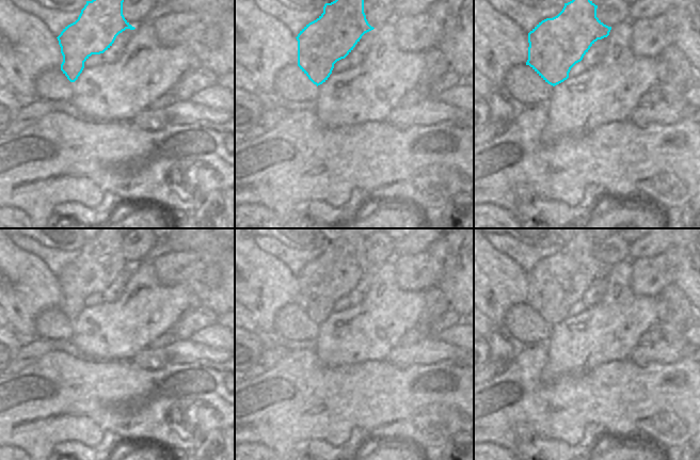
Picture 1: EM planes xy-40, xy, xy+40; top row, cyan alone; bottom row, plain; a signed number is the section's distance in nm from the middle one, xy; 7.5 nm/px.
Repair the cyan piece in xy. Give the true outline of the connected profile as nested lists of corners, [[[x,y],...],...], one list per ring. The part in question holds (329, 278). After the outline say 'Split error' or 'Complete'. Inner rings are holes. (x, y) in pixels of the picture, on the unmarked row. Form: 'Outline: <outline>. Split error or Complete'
Outline: [[[340,228],[340,235],[325,242],[323,252],[306,264],[296,276],[298,280],[298,305],[317,326],[328,319],[334,303],[345,298],[360,281],[362,275],[373,269],[364,252],[364,238],[357,228]]]. Complete.

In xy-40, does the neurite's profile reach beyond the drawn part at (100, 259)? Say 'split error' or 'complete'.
complete

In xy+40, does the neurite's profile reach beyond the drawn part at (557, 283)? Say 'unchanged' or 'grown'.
unchanged

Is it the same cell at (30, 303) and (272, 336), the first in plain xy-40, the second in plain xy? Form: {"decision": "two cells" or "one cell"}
{"decision": "two cells"}

